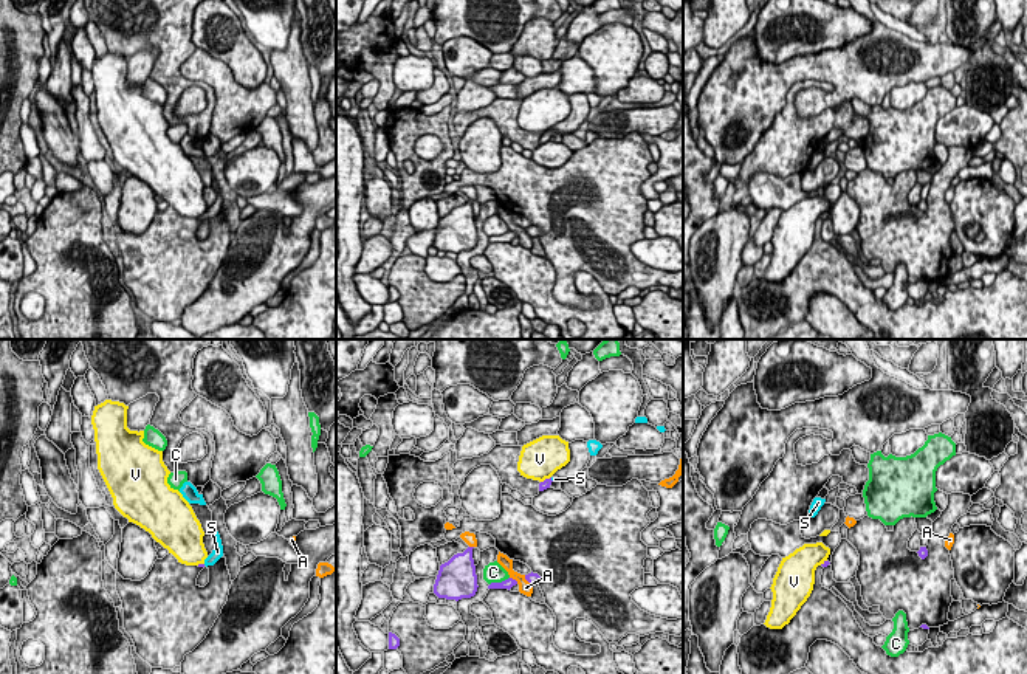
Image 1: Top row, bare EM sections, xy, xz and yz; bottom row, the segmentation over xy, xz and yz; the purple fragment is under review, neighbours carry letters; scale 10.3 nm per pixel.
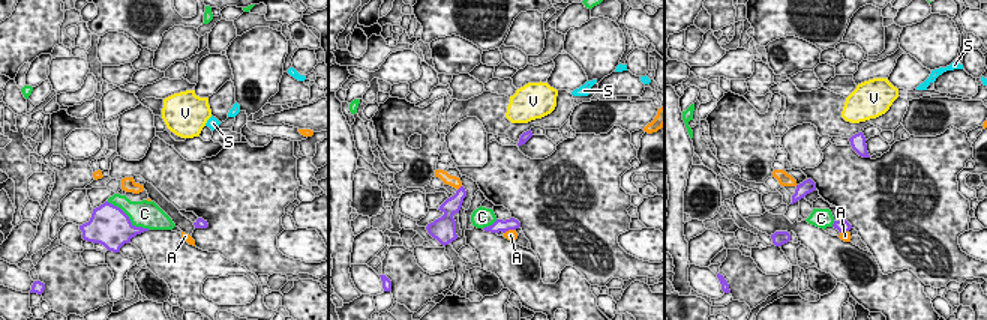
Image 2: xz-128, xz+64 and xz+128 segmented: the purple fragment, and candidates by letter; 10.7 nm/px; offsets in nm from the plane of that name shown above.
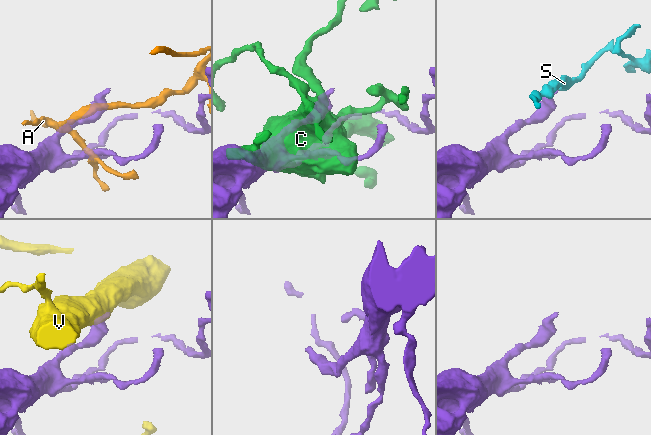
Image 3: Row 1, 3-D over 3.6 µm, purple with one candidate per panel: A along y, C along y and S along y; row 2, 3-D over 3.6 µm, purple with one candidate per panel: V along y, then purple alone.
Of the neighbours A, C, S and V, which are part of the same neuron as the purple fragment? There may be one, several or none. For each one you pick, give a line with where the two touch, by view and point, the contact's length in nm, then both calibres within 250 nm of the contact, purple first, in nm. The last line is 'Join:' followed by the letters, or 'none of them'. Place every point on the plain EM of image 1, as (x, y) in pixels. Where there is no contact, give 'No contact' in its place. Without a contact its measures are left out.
S: Touches purple at xz (550, 132). Shared border 60 nm. Thickness 90 nm (purple) against 60 nm
Join: S

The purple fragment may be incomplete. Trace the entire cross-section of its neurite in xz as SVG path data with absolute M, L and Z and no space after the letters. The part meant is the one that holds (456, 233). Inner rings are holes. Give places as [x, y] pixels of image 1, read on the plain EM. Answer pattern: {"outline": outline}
{"outline": "M468 200L463 206L454 208L448 215L440 218L434 237L434 246L438 251L459 254L476 248L479 239L472 201Z"}

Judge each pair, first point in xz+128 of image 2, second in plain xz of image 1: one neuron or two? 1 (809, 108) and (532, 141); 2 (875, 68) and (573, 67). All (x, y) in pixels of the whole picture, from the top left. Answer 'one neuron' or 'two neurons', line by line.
1: one neuron
2: two neurons

